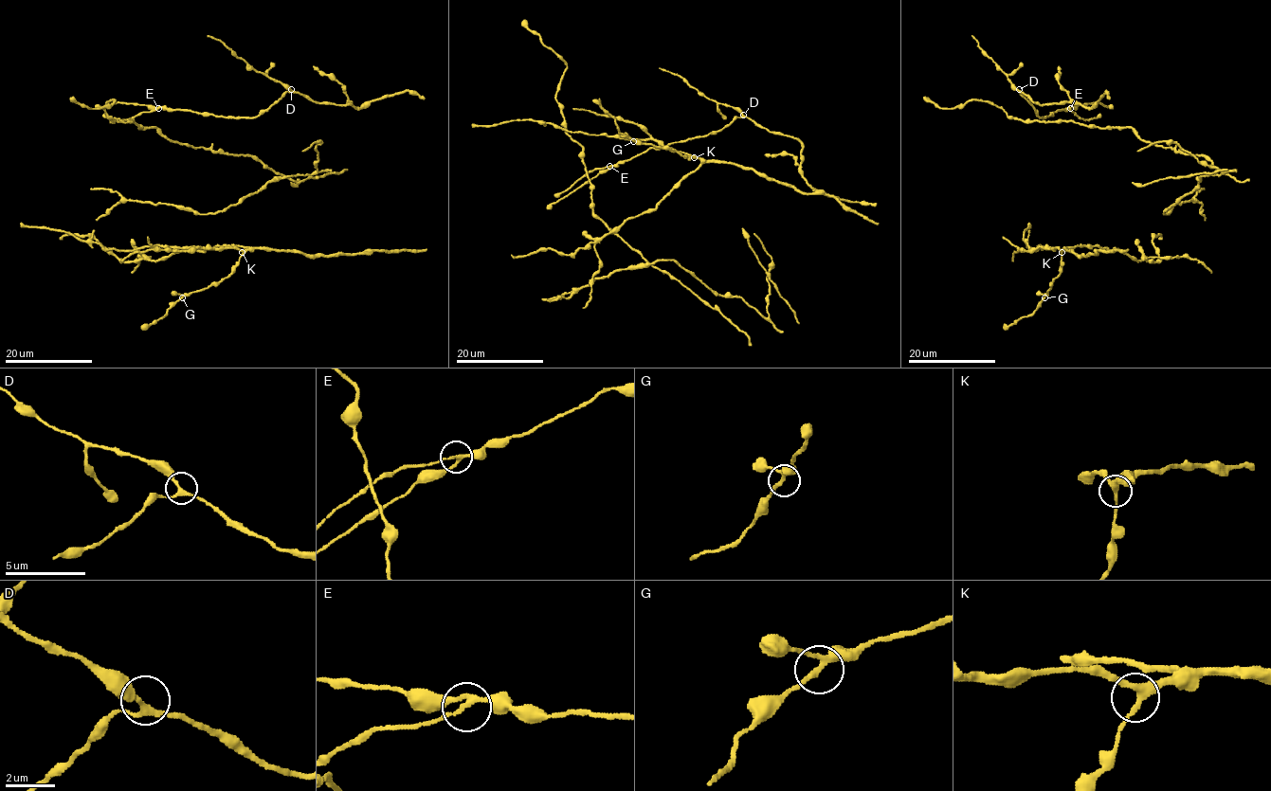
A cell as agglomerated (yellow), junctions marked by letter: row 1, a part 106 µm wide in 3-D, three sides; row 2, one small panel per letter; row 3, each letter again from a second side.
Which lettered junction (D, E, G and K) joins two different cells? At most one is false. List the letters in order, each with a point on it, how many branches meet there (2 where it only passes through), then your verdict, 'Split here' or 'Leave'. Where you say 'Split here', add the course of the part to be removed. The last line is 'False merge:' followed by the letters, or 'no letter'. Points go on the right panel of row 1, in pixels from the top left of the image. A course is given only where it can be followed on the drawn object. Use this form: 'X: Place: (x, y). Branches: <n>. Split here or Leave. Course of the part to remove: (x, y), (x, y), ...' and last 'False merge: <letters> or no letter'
D: Place: (1019, 89). Branches: 3. Leave
E: Place: (1070, 108). Branches: 3. Leave
G: Place: (1044, 297). Branches: 3. Leave
K: Place: (1062, 252). Branches: 3. Leave
False merge: no letter

